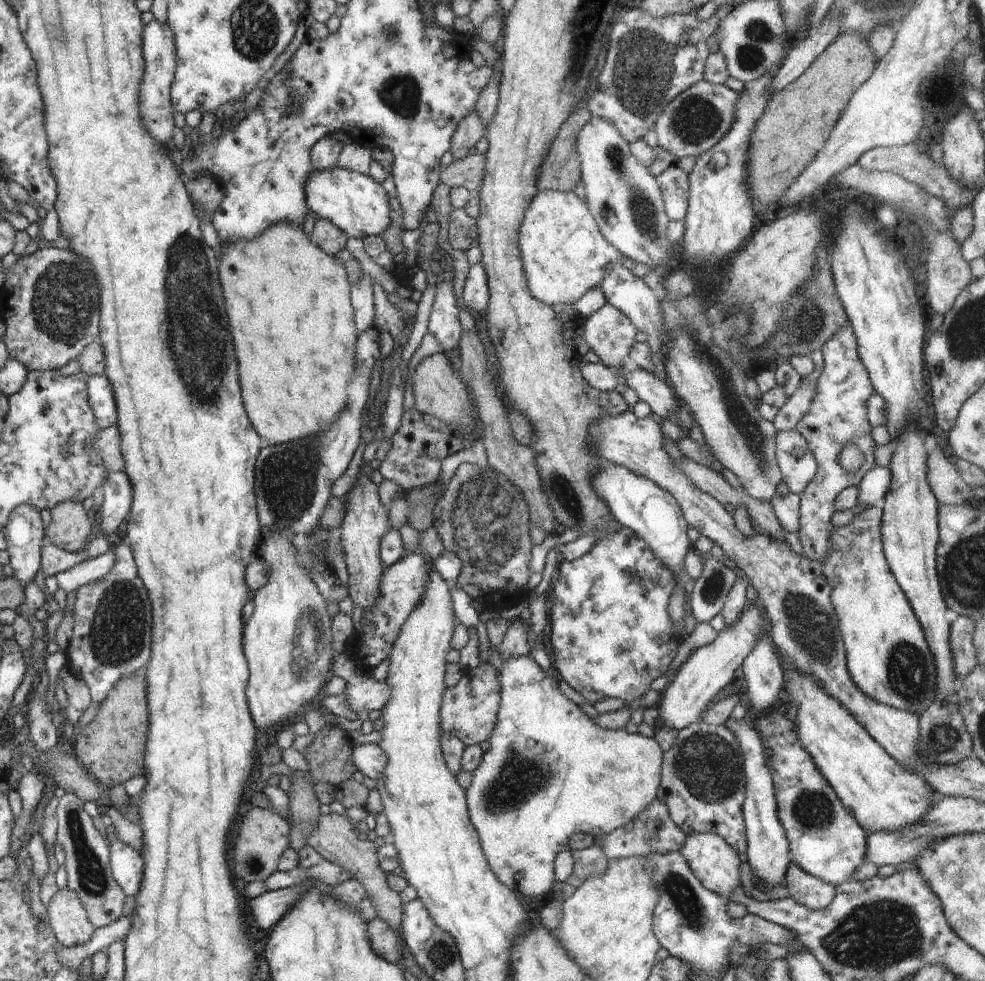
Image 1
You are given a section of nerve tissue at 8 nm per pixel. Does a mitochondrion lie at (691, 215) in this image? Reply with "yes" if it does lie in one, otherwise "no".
no

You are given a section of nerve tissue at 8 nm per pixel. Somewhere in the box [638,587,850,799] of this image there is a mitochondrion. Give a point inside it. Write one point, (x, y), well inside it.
(803, 615)

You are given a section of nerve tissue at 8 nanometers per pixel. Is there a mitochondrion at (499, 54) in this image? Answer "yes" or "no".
no

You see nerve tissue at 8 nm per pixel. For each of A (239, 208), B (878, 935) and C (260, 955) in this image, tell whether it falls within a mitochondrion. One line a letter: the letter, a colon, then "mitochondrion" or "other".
A: other
B: mitochondrion
C: other

